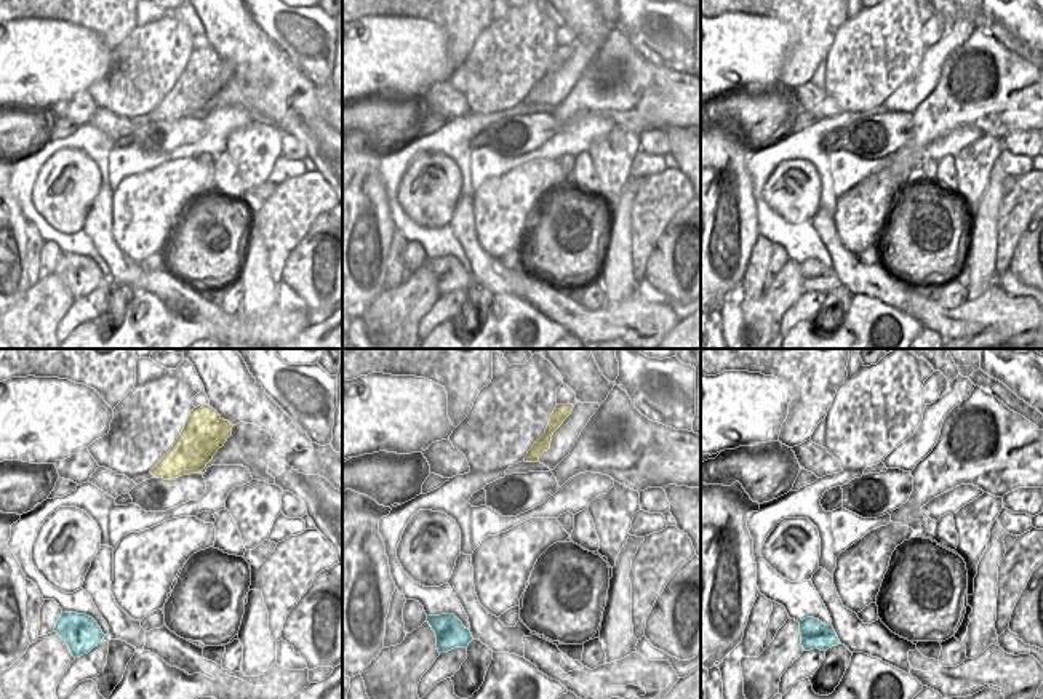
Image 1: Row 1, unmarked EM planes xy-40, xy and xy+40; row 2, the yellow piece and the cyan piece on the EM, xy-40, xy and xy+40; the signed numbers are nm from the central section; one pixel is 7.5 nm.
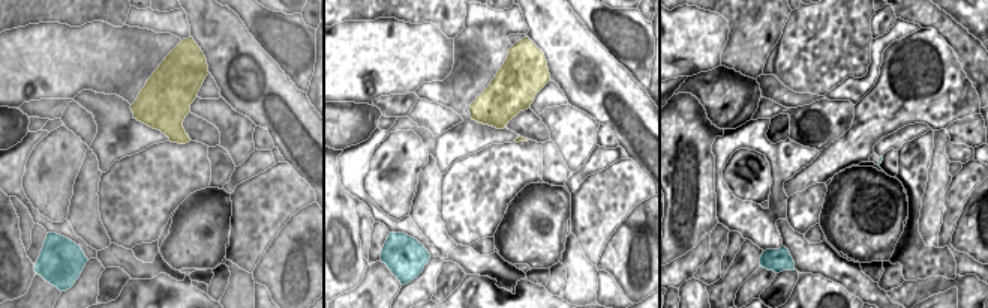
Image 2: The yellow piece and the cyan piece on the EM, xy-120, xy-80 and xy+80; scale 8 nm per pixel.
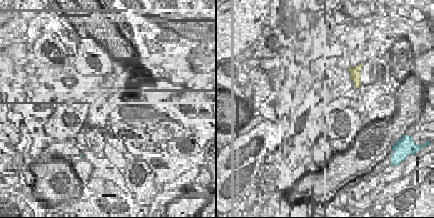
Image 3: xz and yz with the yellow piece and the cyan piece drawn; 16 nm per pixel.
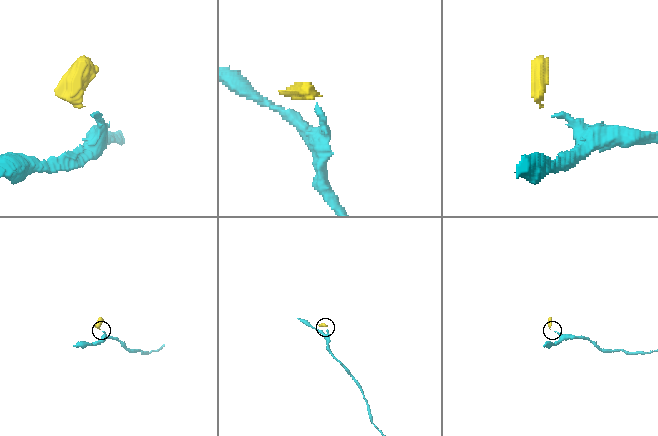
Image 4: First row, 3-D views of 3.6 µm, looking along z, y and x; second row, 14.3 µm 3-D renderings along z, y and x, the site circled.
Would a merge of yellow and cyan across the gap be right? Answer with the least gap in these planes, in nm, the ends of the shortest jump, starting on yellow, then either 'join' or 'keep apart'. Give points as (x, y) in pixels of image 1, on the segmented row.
1150 nm | xy-40 (155, 477), (85, 615) | join

